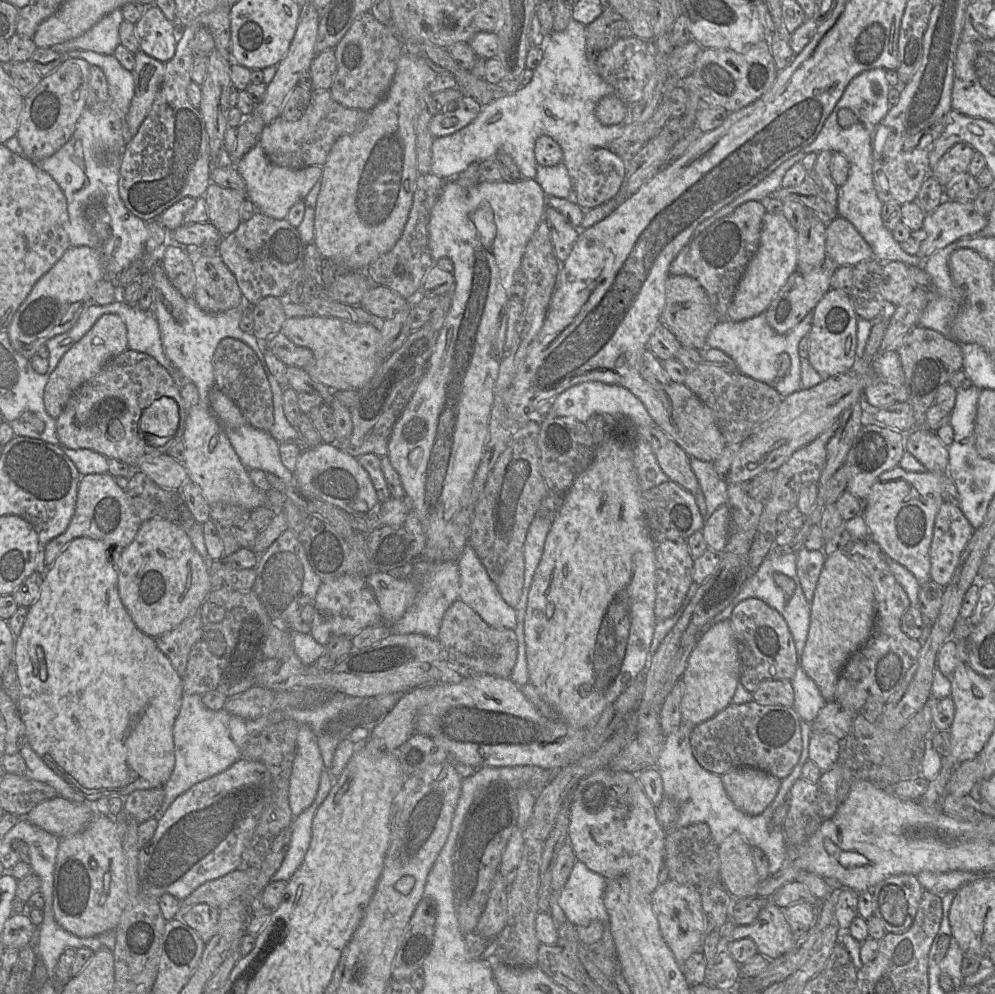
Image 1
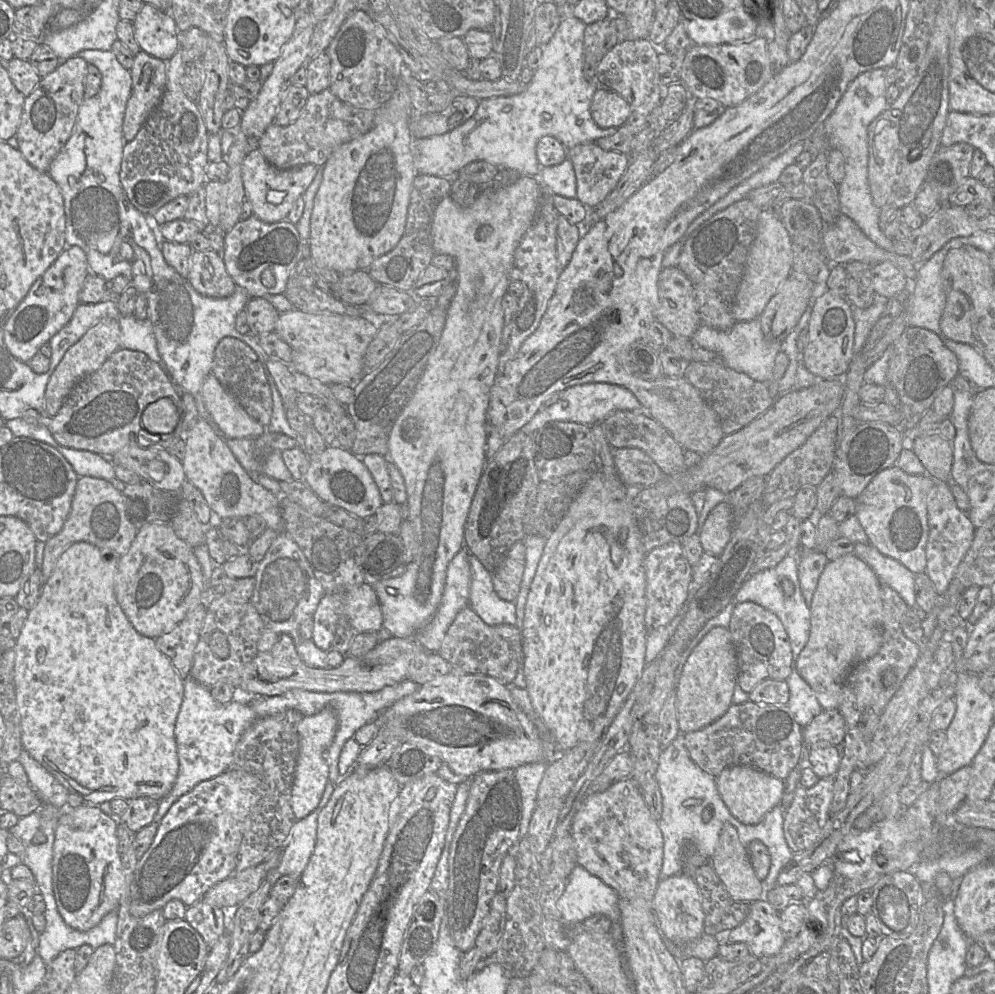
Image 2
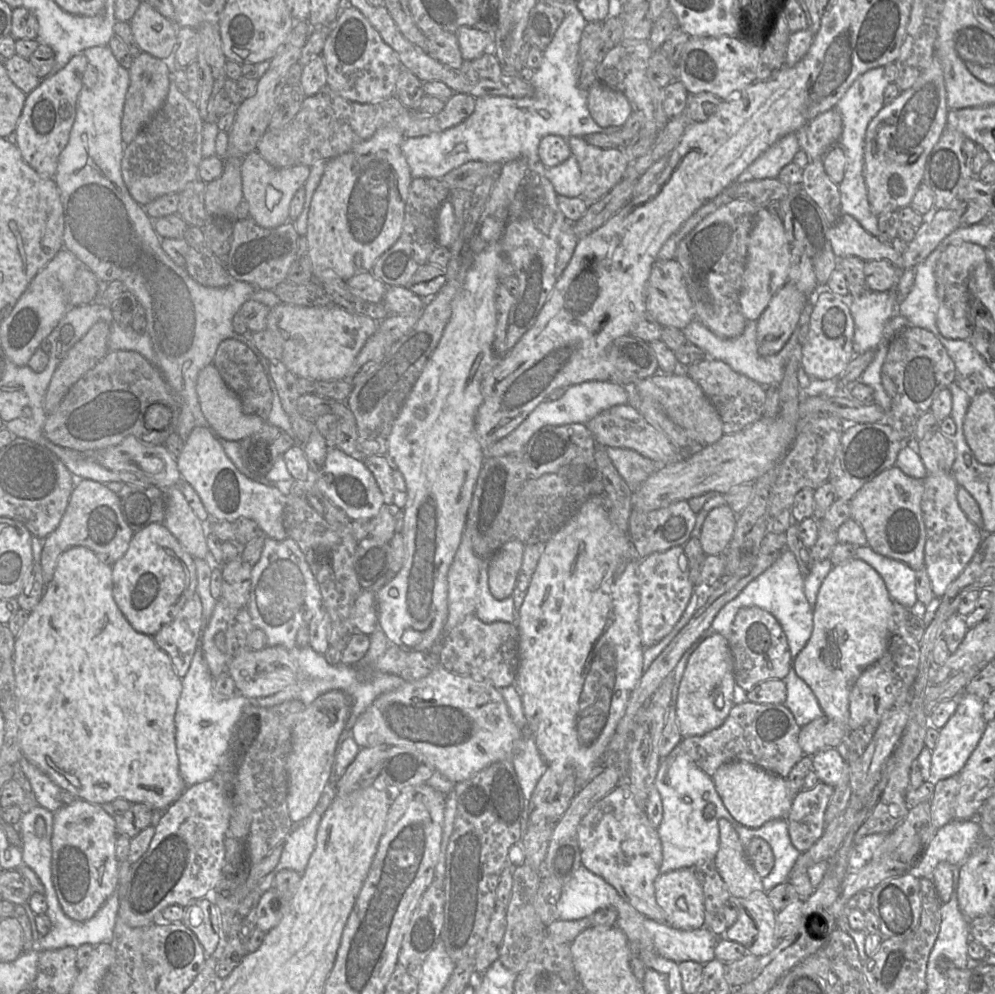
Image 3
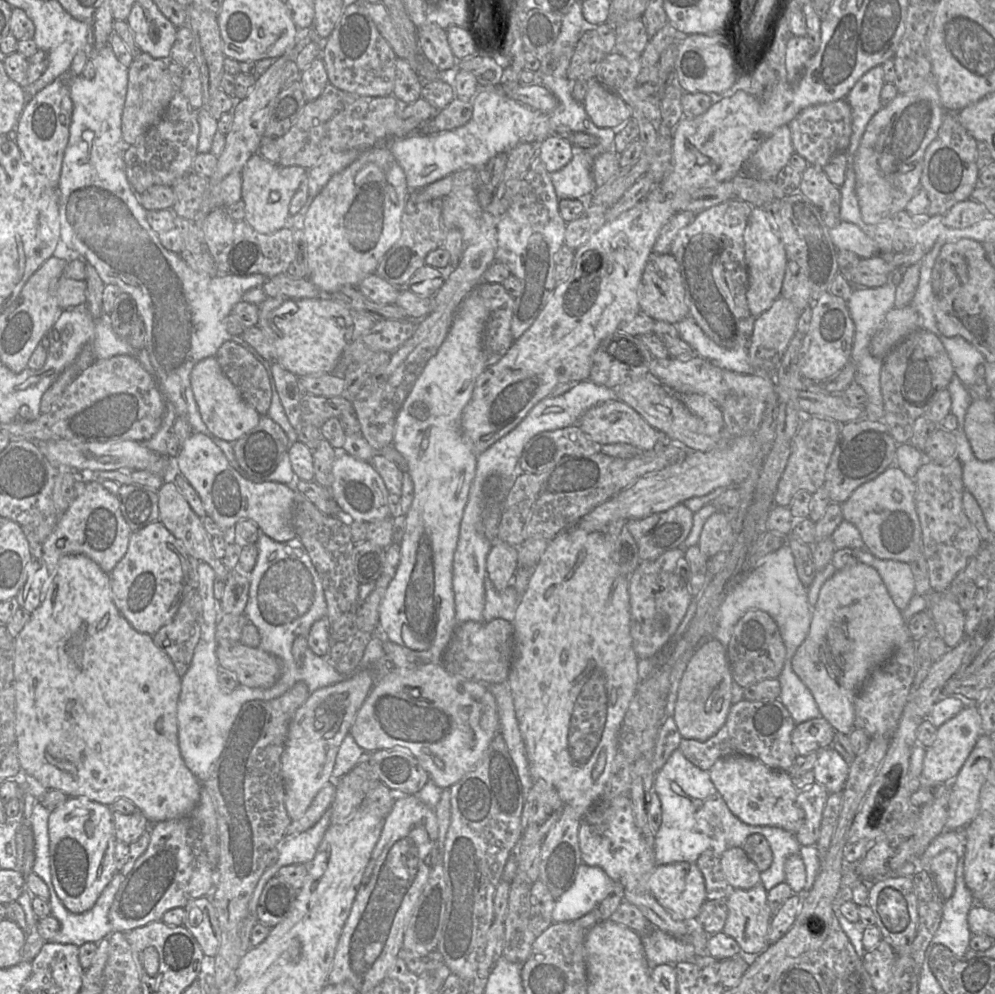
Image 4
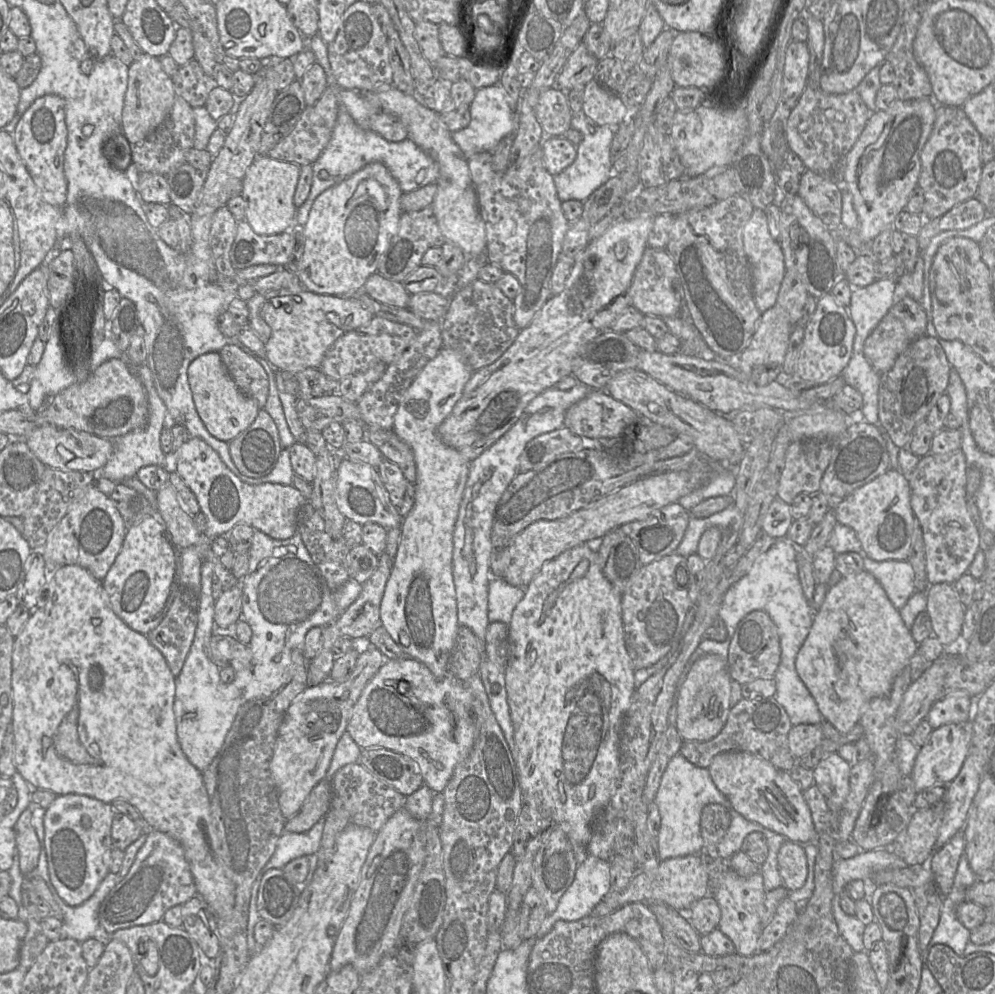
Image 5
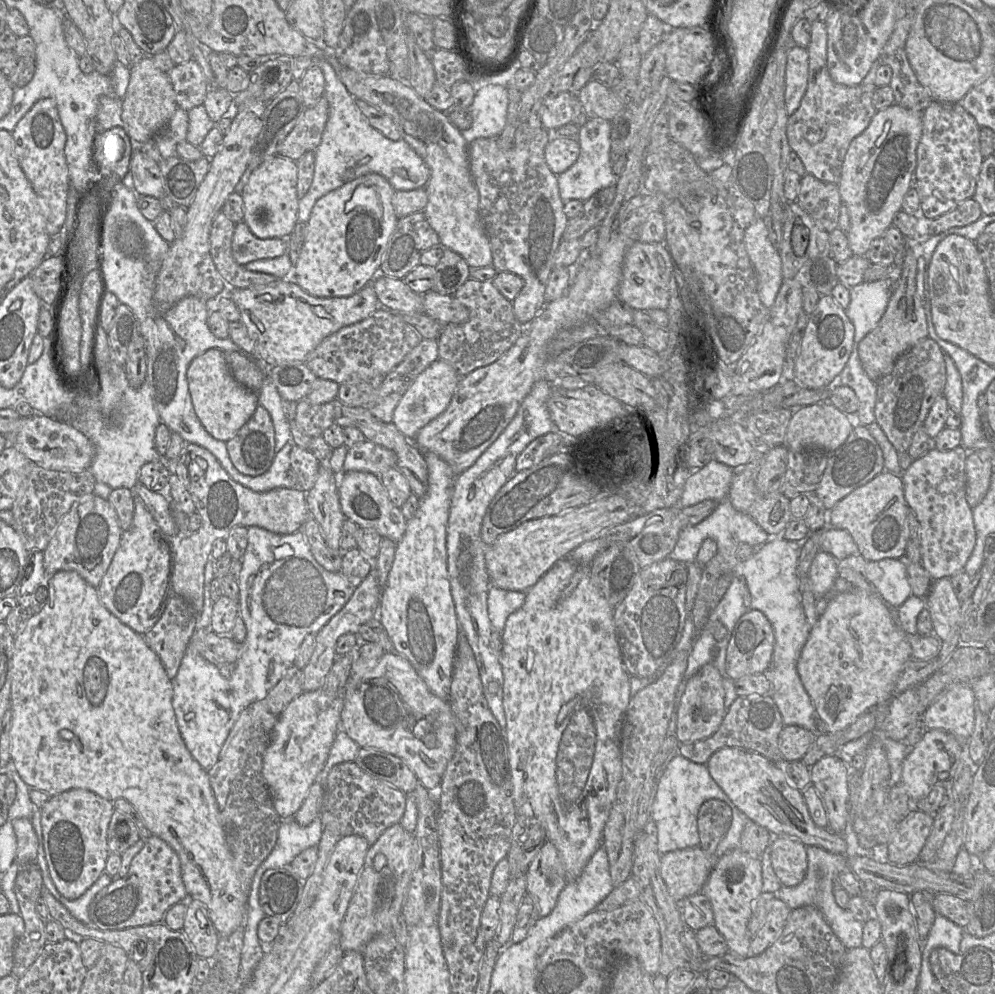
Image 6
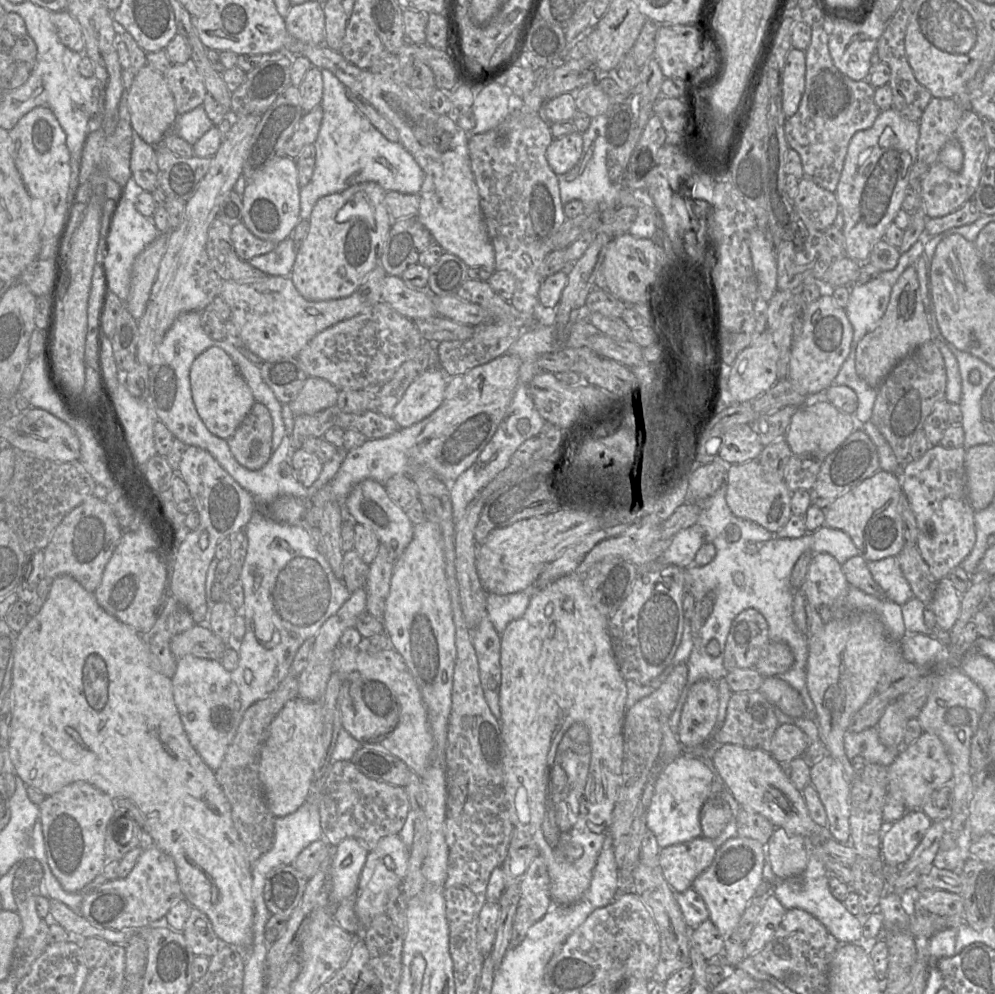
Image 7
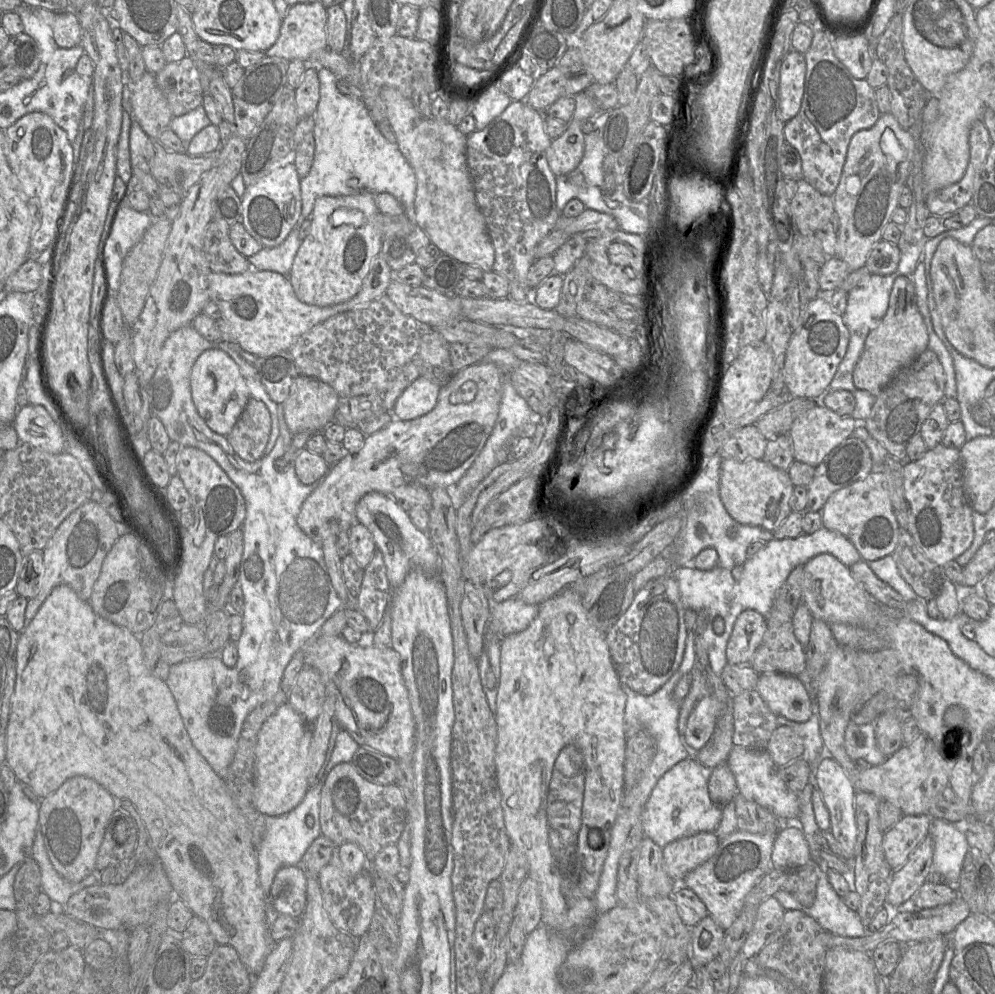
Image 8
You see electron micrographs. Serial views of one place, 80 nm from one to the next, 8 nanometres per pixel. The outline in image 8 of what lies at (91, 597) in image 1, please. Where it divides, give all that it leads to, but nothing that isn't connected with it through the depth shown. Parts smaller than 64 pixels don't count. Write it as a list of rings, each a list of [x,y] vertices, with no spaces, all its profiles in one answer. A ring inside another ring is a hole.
[[[64,584],[56,586],[51,591],[35,617],[19,633],[16,647],[16,686],[12,696],[10,718],[5,729],[6,764],[12,768],[17,781],[31,788],[43,799],[55,792],[69,778],[85,776],[102,785],[117,800],[129,799],[147,829],[153,848],[174,889],[175,897],[181,899],[194,915],[207,923],[217,944],[233,947],[248,972],[252,976],[257,976],[273,946],[266,919],[265,896],[259,881],[257,848],[252,843],[248,823],[233,801],[223,779],[215,773],[192,744],[166,682],[151,674],[146,667],[138,635],[100,617],[89,602],[82,601],[70,586]]]

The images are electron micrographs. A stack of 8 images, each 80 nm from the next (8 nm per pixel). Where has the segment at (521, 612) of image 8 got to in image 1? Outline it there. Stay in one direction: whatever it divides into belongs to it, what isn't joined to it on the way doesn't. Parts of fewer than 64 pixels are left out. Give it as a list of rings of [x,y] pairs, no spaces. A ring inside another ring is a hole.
[[[469,544],[462,551],[458,559],[458,566],[460,573],[459,599],[471,607],[489,626],[515,631],[517,625],[515,609],[501,597],[496,584],[490,579],[486,568]]]

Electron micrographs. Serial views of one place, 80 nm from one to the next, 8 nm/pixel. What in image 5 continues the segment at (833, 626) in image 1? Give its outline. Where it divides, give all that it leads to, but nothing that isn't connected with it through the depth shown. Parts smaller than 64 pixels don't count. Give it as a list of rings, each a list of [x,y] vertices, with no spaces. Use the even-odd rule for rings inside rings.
[[[869,572],[850,574],[829,588],[823,604],[813,613],[811,629],[800,648],[795,667],[823,718],[842,735],[850,732],[870,700],[888,696],[896,676],[910,665],[918,644],[905,626],[899,610],[888,599],[884,589]]]

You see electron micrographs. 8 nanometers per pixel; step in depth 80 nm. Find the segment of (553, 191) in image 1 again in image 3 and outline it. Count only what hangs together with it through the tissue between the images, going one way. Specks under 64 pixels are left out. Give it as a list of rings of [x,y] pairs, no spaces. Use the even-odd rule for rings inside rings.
[[[571,155],[563,163],[554,167],[545,167],[544,175],[552,183],[558,195],[581,197],[584,183],[575,156]]]

